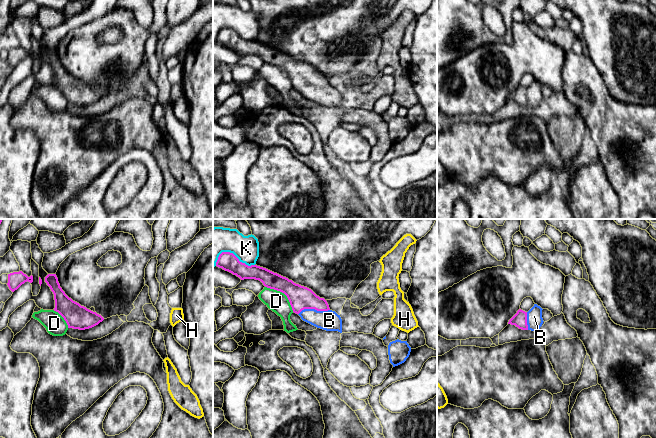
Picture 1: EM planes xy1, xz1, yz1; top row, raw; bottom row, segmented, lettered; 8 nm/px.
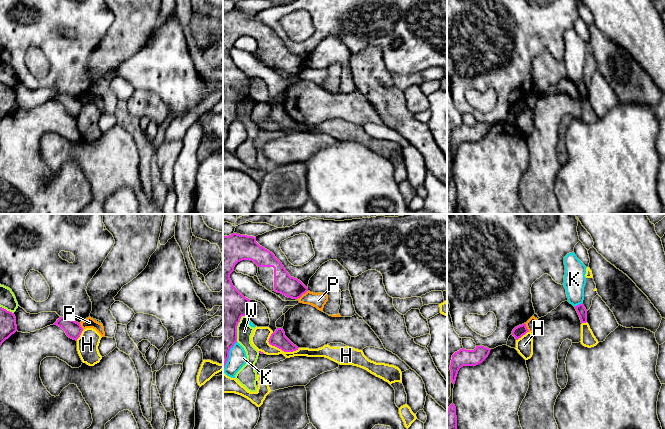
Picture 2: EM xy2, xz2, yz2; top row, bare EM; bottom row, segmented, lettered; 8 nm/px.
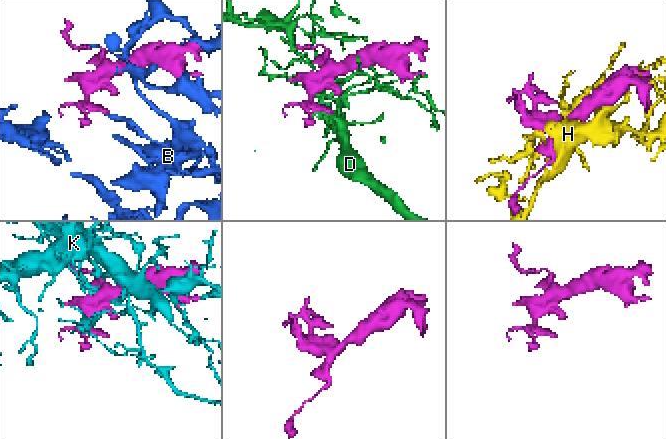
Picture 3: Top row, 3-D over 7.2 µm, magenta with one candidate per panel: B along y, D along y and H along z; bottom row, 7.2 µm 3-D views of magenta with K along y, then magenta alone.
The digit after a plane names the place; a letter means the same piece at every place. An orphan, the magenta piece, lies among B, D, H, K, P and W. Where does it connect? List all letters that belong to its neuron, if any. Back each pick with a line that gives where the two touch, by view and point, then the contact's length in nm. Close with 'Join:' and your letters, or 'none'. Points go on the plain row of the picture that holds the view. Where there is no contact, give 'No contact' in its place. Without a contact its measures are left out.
B: Touches magenta at xz1 (313, 84). Shared border 260 nm
Join: B

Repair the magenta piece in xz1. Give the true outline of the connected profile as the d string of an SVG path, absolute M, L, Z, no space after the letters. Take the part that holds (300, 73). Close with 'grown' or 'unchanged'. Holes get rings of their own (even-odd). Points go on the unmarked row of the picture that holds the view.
M222 28L216 42L236 51L241 56L259 56L265 63L284 69L293 88L298 90L303 97L326 107L342 109L340 91L332 87L327 77L317 72L311 65L266 44L257 41L248 42L230 28Z; grown

